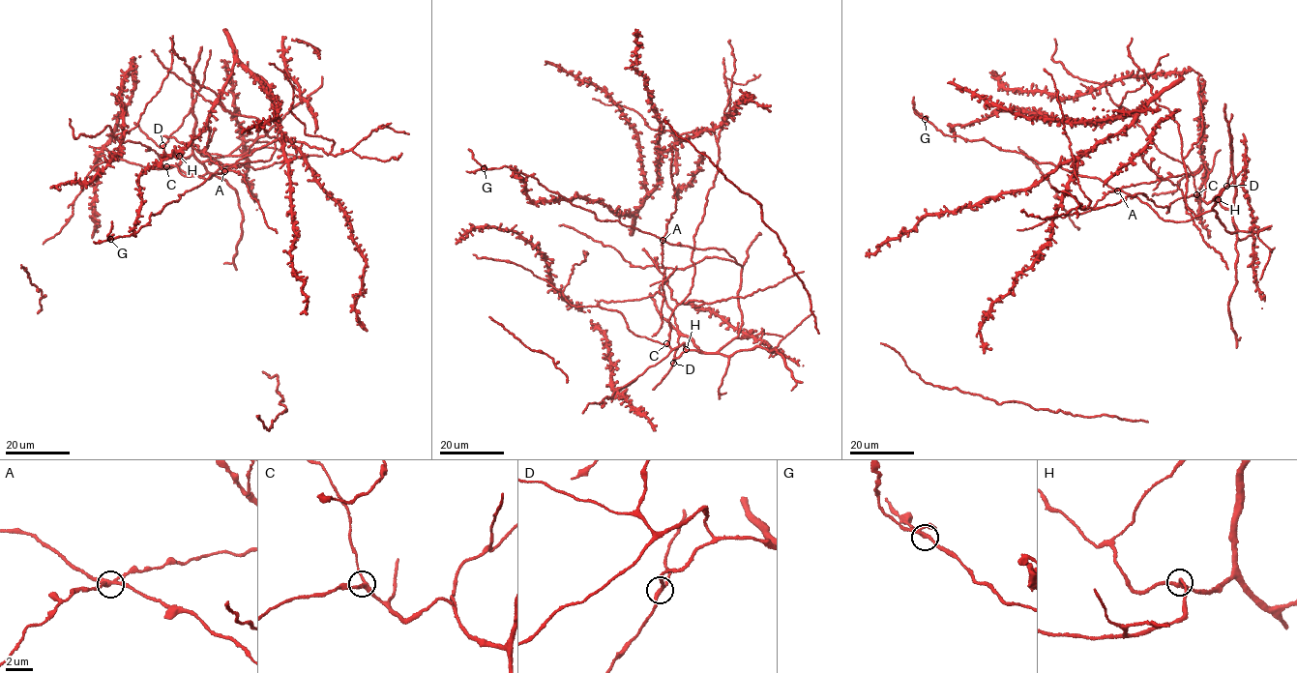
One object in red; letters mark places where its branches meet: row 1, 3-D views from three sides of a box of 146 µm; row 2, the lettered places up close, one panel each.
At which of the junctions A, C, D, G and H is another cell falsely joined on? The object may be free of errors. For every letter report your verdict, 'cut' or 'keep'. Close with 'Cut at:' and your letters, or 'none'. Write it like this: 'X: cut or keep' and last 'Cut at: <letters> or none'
A: cut
C: keep
D: keep
G: keep
H: keep
Cut at: A

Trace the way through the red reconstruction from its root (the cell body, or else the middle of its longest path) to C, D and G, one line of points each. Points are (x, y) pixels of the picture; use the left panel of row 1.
C: (215, 173), (269, 160), (280, 126), (243, 154), (201, 161), (179, 155), (180, 163), (166, 166)
D: (215, 173), (269, 160), (280, 126), (246, 153), (204, 161), (192, 155), (169, 158), (162, 145)
G: (215, 173), (152, 215), (134, 235), (110, 239)

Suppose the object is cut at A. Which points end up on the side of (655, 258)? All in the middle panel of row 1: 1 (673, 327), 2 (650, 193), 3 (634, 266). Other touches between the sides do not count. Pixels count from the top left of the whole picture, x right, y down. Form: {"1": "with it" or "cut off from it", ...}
{"1": "cut off from it", "2": "cut off from it", "3": "cut off from it"}

